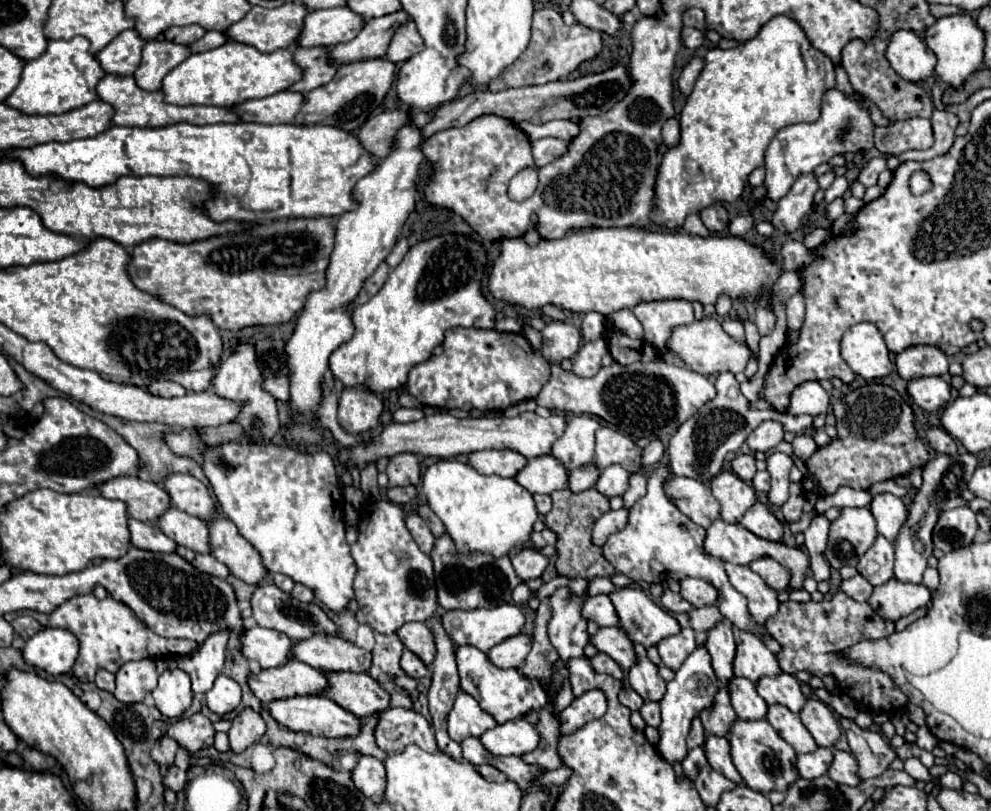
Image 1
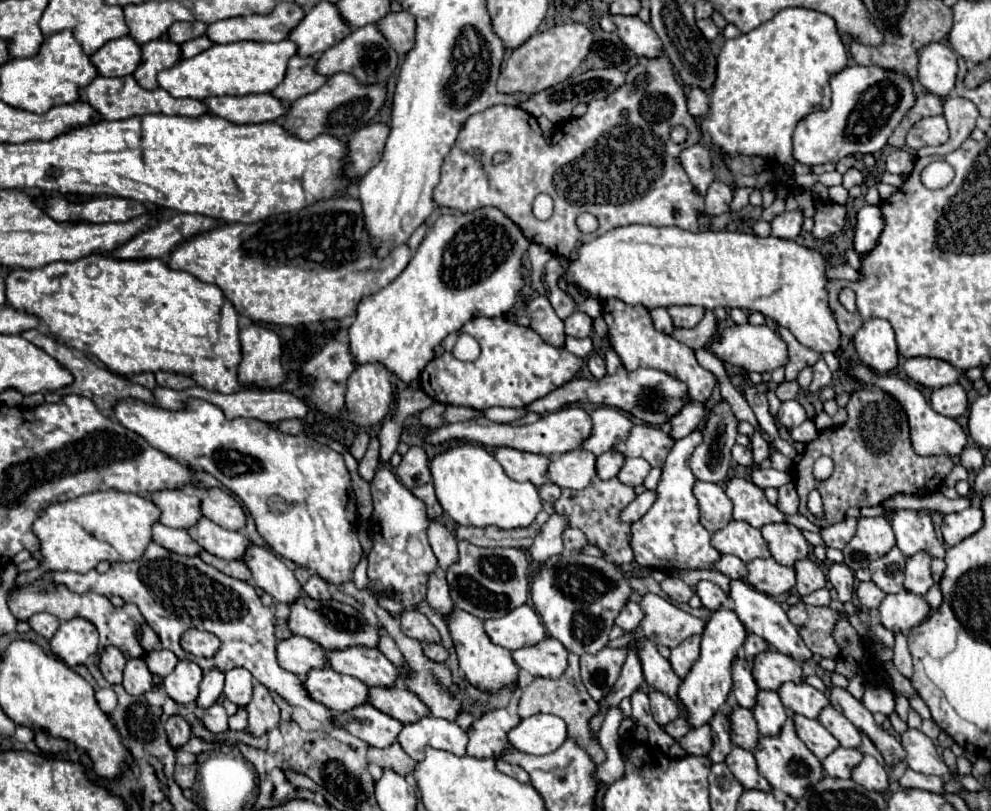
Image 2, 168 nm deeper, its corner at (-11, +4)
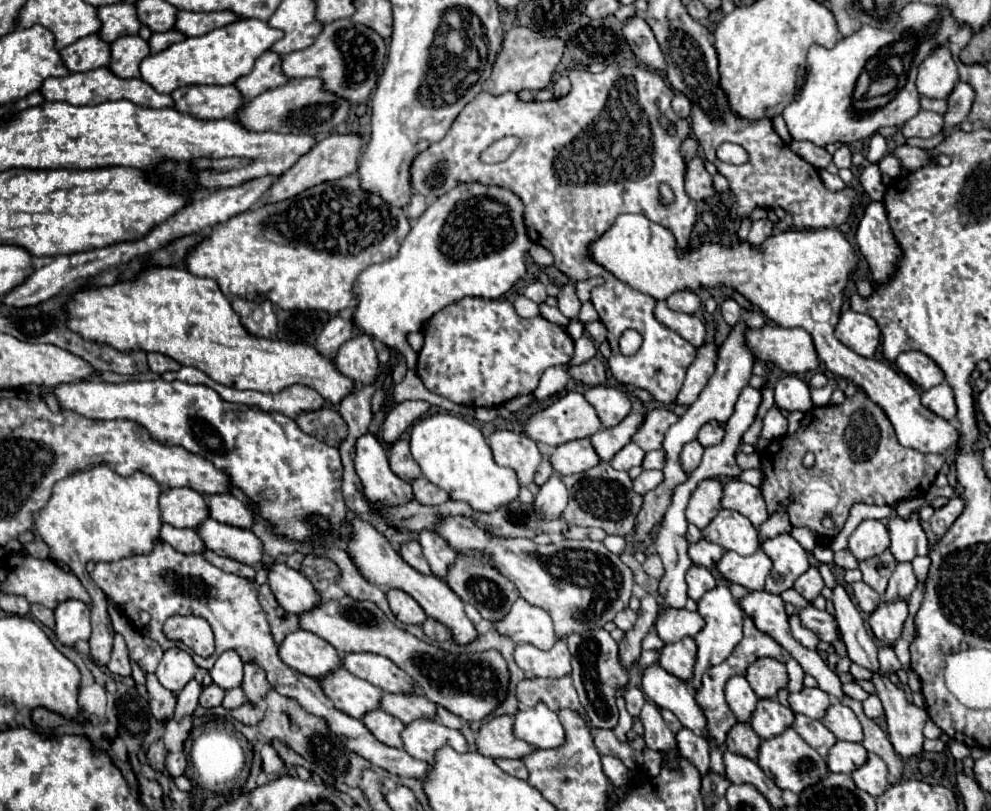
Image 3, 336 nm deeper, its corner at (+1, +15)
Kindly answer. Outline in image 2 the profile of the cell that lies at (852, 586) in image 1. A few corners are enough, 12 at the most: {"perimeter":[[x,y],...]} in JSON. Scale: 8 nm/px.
{"perimeter":[[859,582],[857,596],[867,610],[879,608],[885,592],[873,582]]}

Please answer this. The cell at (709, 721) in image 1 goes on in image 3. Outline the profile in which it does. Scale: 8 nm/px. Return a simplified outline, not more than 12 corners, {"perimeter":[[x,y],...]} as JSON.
{"perimeter":[[737,721],[725,747],[755,761],[759,737],[749,723]]}

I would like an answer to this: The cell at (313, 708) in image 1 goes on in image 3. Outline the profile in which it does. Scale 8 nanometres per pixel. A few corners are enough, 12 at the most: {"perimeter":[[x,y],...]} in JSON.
{"perimeter":[[383,709],[361,721],[381,743],[401,747],[403,723]]}

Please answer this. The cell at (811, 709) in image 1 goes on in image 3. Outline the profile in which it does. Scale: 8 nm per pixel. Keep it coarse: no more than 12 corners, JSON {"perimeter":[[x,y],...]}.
{"perimeter":[[829,705],[821,723],[837,739],[863,739],[855,713]]}

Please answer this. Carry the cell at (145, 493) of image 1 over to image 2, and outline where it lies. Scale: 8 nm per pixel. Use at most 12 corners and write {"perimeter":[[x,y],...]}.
{"perimeter":[[183,490],[151,496],[161,522],[189,530],[201,520],[201,500]]}

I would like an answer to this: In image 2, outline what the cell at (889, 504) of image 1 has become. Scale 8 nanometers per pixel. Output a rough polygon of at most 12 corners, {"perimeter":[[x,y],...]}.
{"perimeter":[[895,510],[899,550],[907,558],[927,552],[945,557],[929,514]]}

